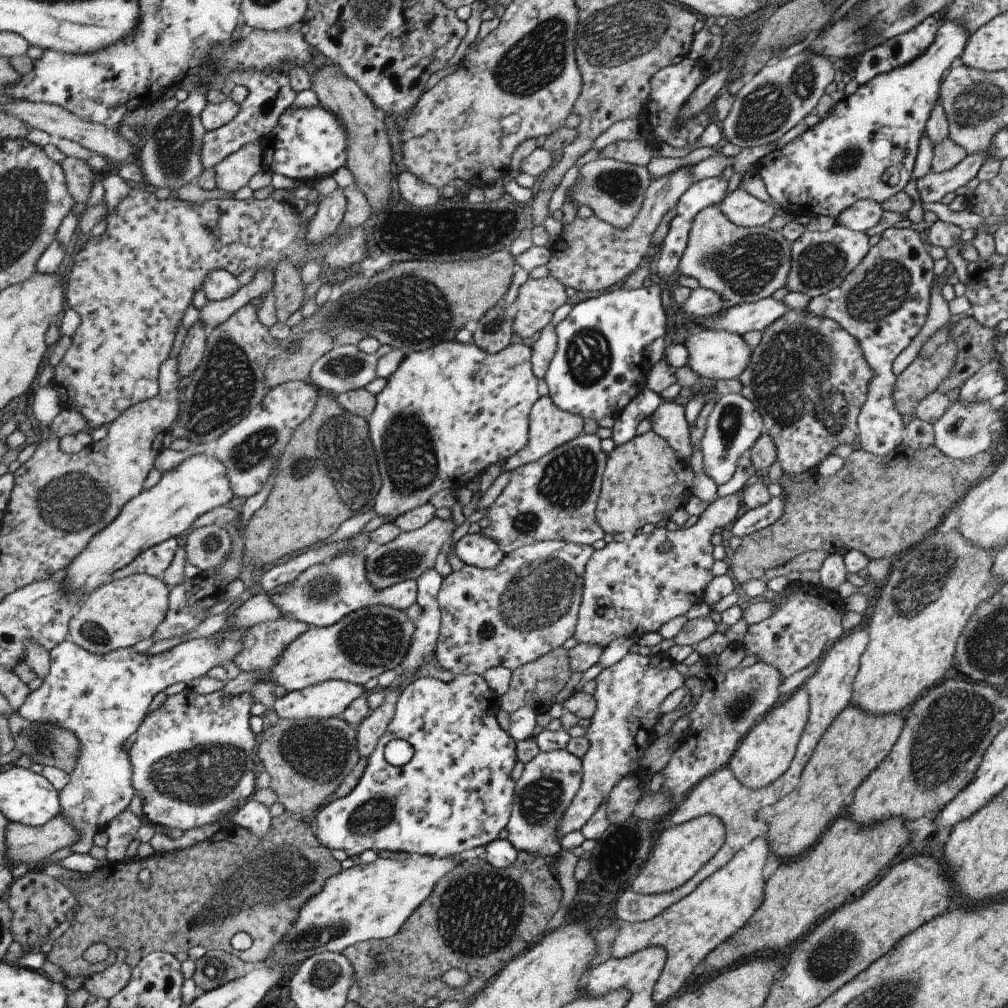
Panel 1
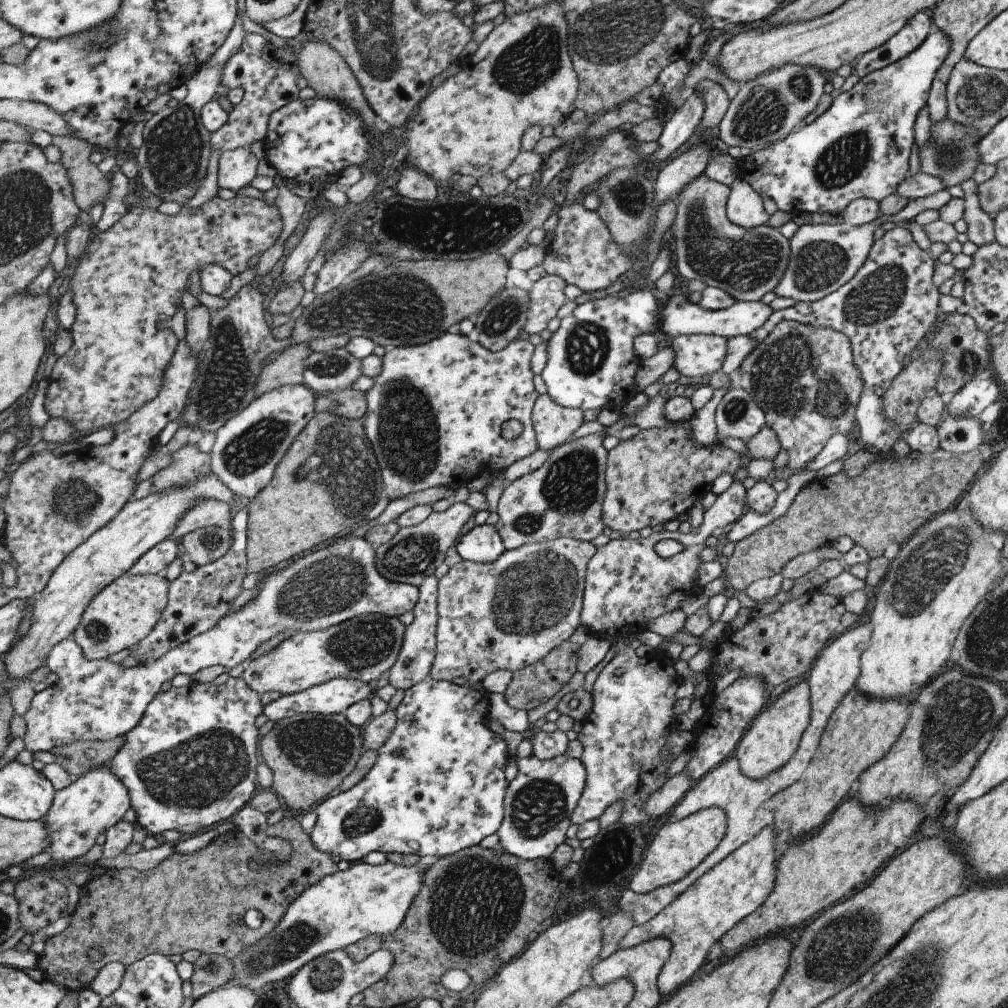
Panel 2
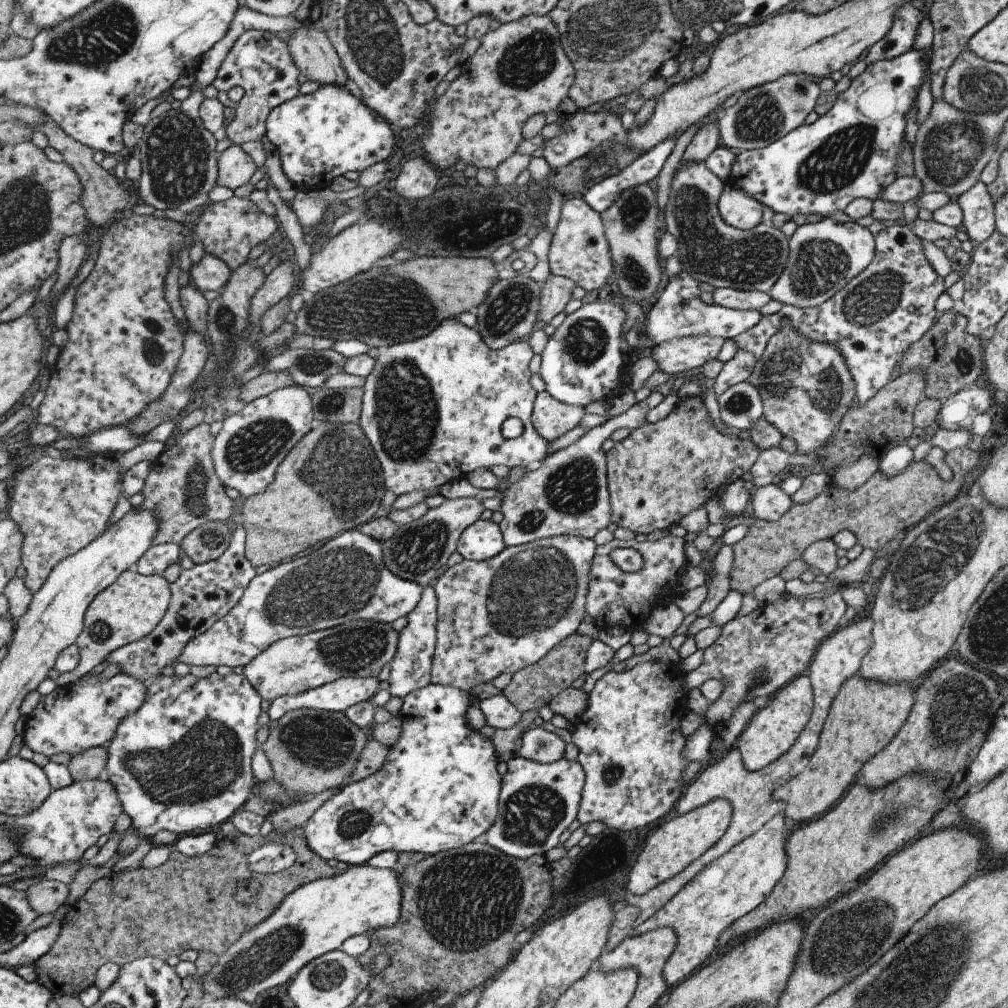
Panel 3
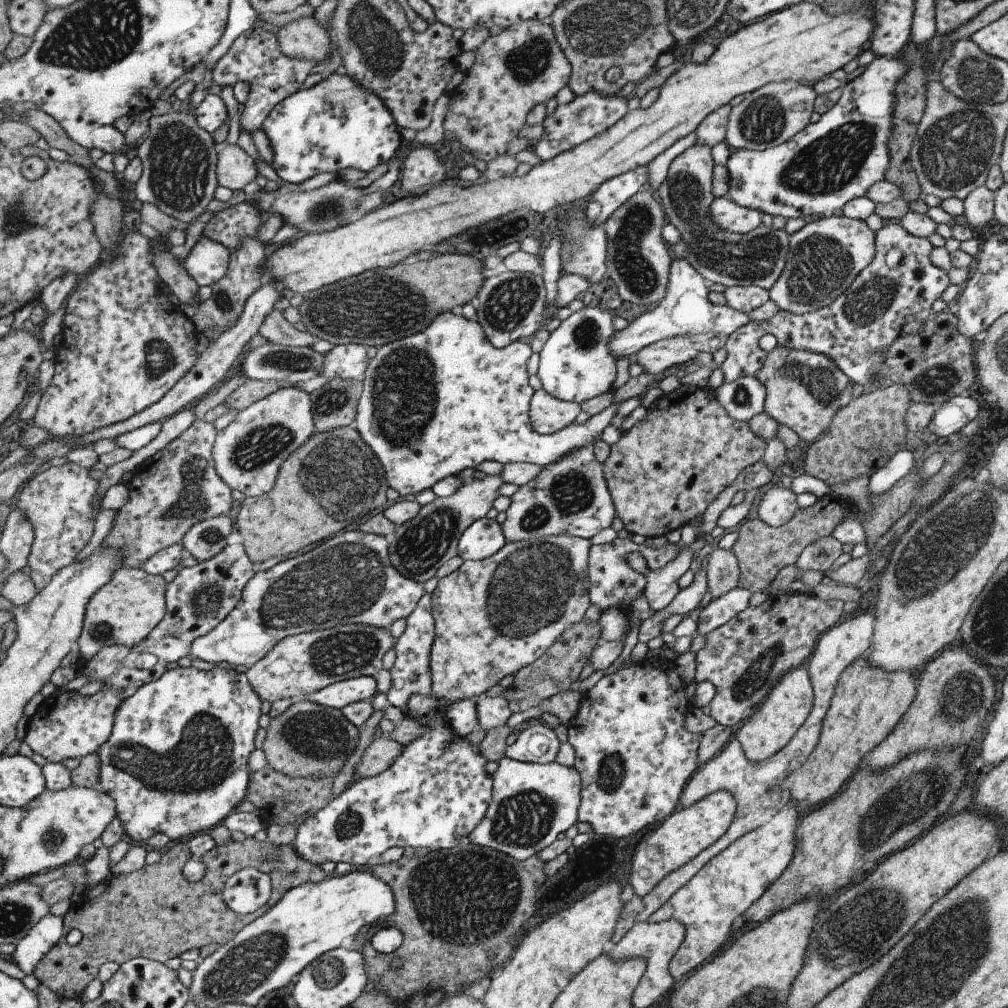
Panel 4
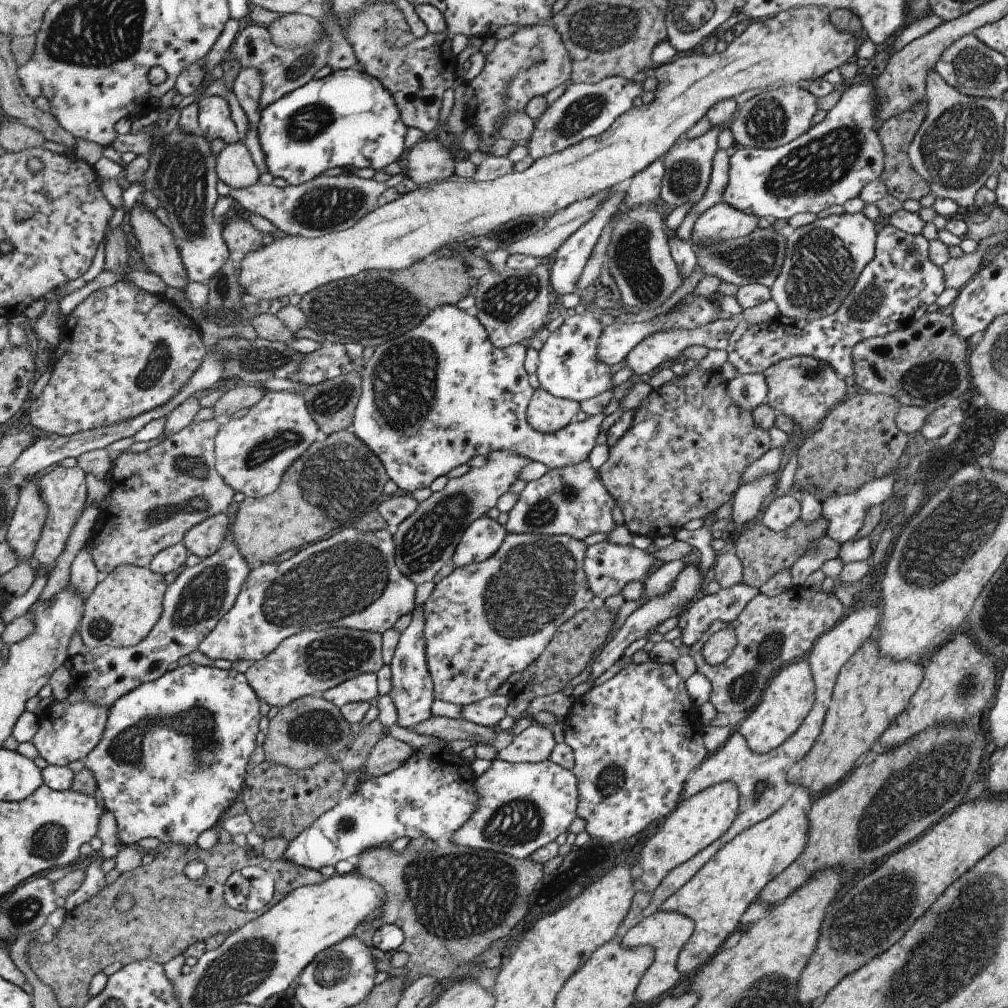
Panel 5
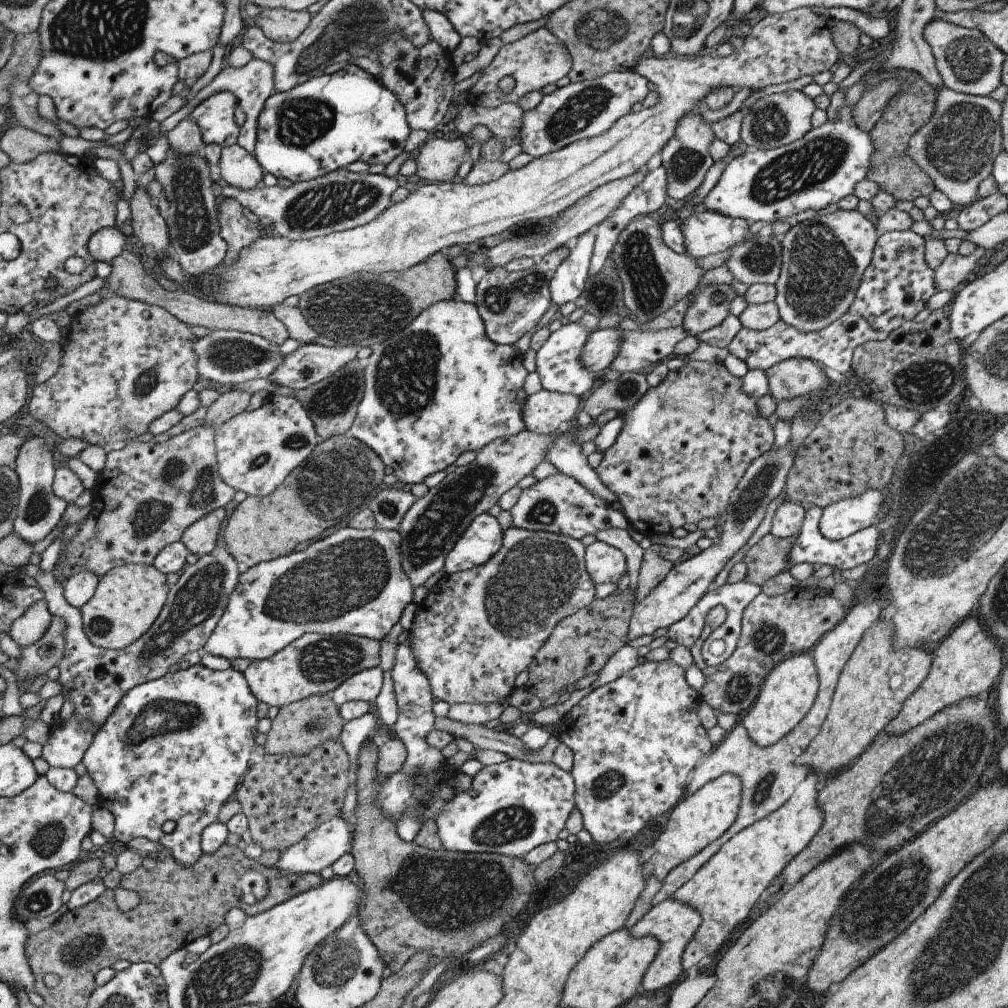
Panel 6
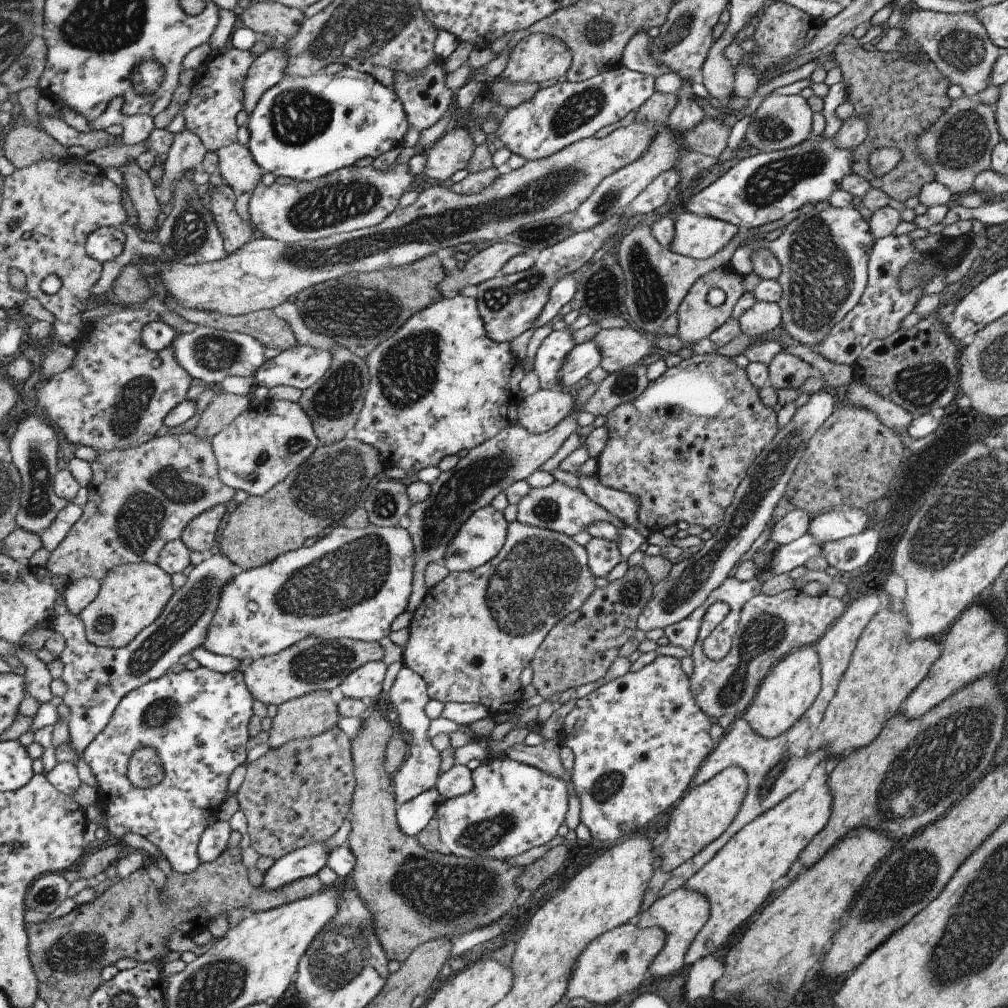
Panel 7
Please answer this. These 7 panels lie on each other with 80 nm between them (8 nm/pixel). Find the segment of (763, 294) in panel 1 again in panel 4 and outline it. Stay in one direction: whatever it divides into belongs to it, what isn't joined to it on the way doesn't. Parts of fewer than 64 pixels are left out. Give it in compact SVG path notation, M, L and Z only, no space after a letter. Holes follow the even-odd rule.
M691 145L669 163L666 179L657 188L658 202L667 222L673 224L685 241L684 256L689 264L704 278L707 285L719 282L726 287L756 286L768 291L779 278L788 253L788 235L783 229L773 230L763 225L745 234L730 233L717 228L708 218L708 206L714 200L711 194L713 159L709 145Z

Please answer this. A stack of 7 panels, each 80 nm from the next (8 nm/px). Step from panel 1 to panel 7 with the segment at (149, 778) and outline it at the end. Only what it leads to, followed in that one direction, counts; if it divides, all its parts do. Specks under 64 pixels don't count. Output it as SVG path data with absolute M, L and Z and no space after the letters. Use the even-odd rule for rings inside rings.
M199 667L194 670L182 670L176 672L175 670L169 671L165 676L151 681L131 691L129 695L122 698L122 702L119 703L117 710L114 712L114 717L110 720L107 728L97 735L97 738L91 742L84 752L84 760L87 762L97 778L97 782L100 788L100 802L103 806L103 810L106 813L105 828L107 828L115 837L121 838L125 836L127 832L133 832L140 834L151 841L154 845L160 848L164 853L165 858L171 864L171 868L182 875L188 875L195 872L199 866L201 866L202 860L199 858L198 848L201 837L205 830L207 830L207 820L211 816L216 814L219 810L219 806L223 804L223 800L229 796L227 790L229 790L229 778L233 774L233 770L237 766L241 766L243 762L247 764L251 755L248 752L247 742L249 742L249 736L255 730L256 718L253 714L253 704L255 704L255 697L251 694L250 688L247 686L244 672L232 671L230 673L221 674L216 669L210 669L206 667ZM141 747L155 747L160 754L160 759L164 762L166 768L166 777L154 787L142 789L136 786L130 779L129 768L130 760L135 751Z

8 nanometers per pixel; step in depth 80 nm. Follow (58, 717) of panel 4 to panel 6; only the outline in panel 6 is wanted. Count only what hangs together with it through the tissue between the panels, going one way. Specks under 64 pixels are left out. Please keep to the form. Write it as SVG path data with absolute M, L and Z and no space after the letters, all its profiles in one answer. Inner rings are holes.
M73 712L66 726L55 726L51 740L42 747L41 756L51 767L75 768L83 763L98 730L94 723Z

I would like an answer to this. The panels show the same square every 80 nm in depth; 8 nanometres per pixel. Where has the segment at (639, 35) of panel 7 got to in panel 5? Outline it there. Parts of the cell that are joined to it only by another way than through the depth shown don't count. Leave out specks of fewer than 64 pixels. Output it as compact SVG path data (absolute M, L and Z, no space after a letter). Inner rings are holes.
M803 6L796 9L787 9L786 11L777 13L776 15L772 15L769 18L763 19L759 22L752 22L747 28L734 40L725 46L720 53L714 52L711 55L705 55L703 53L691 53L690 55L679 55L677 58L666 62L665 64L659 65L658 67L652 67L653 78L657 80L656 89L654 92L654 98L648 105L641 105L639 107L631 108L627 110L627 112L621 113L613 122L607 127L607 130L604 130L601 134L595 135L594 137L587 137L586 139L580 140L563 150L551 153L550 155L538 158L536 161L532 163L532 165L525 169L522 172L510 172L505 176L499 177L494 181L470 181L469 179L459 179L459 178L451 178L438 183L433 184L432 186L427 186L426 188L420 187L419 189L415 189L405 195L399 196L397 200L387 203L382 207L379 207L377 210L374 210L371 214L368 214L361 222L355 224L350 229L344 231L337 231L332 233L327 233L322 237L295 237L293 235L281 235L276 234L270 238L270 241L263 245L261 248L254 250L253 252L245 255L245 258L242 262L241 274L240 274L240 285L246 289L245 298L248 301L258 302L259 300L277 300L277 298L285 298L285 296L295 296L295 294L300 294L304 297L309 292L314 291L316 288L325 286L326 284L333 283L335 281L341 279L348 279L354 276L360 275L362 272L367 271L391 271L391 272L399 272L413 266L415 263L418 263L420 260L430 258L433 254L438 251L443 246L451 246L451 244L455 244L456 242L465 242L467 243L471 239L482 237L483 235L489 235L493 231L497 231L499 227L502 227L504 224L511 222L513 219L522 217L522 216L538 216L542 218L547 218L550 215L557 214L557 210L562 210L562 208L569 207L571 203L575 201L580 201L598 193L599 191L604 191L605 189L613 188L613 186L617 186L619 184L625 183L630 177L634 174L637 174L640 170L643 170L647 165L651 164L655 158L661 158L676 142L685 135L686 130L689 130L693 124L695 124L696 120L699 120L703 115L706 114L706 110L712 105L723 99L732 99L736 94L741 94L741 92L745 92L745 90L751 90L751 88L767 88L770 87L781 87L785 86L788 82L791 84L800 84L801 81L805 80L817 80L829 70L833 70L833 68L837 68L841 66L845 60L849 60L853 54L857 52L857 47L860 39L855 39L851 34L848 34L845 31L838 31L835 29L833 24L828 21L828 13L829 10L824 9L823 7L811 7L811 6Z

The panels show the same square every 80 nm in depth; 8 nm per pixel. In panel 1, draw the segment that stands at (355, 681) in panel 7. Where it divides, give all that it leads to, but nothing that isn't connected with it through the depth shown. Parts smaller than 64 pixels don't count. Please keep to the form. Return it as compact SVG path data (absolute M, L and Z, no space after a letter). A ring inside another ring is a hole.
M335 679L303 690L287 692L285 695L275 698L275 702L271 706L255 702L251 708L251 715L263 716L267 710L271 709L279 719L328 719L345 712L354 700L365 694L368 694L367 690L359 683Z

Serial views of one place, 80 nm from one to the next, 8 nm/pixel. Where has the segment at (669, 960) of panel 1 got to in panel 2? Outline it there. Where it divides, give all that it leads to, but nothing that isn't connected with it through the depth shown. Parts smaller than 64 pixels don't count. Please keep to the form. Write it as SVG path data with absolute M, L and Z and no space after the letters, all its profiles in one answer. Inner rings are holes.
M769 824L714 864L709 871L698 876L695 882L652 916L651 920L640 925L634 924L621 937L618 948L629 948L655 937L667 937L670 940L669 956L656 978L660 996L665 998L695 974L713 942L744 916L759 908L759 904L763 904L773 888L771 884L775 882L775 870L775 832Z

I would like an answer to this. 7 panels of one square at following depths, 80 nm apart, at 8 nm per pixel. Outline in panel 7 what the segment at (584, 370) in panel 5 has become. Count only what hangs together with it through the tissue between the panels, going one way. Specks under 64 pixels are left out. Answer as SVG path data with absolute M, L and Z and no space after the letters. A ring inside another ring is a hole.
M565 329L551 331L539 345L533 372L538 376L541 389L562 388L558 386L558 380L561 379L559 370L563 368L569 352L575 347L571 333Z

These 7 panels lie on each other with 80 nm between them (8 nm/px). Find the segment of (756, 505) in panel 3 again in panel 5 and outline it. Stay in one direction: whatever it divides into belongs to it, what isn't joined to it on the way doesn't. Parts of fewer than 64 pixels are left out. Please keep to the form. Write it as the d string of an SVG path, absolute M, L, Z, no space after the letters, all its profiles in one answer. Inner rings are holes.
M787 494L770 504L765 504L758 520L764 527L776 533L789 528L800 518L800 514L800 504L797 499L792 494Z

